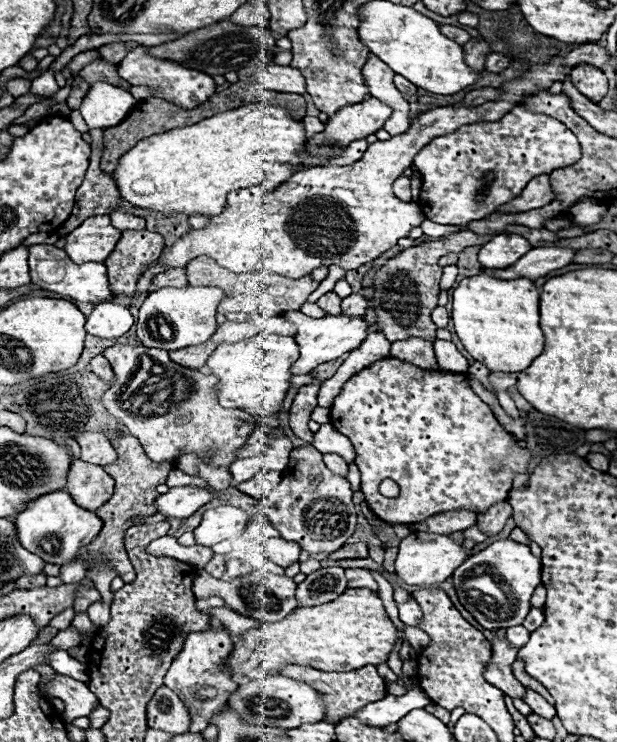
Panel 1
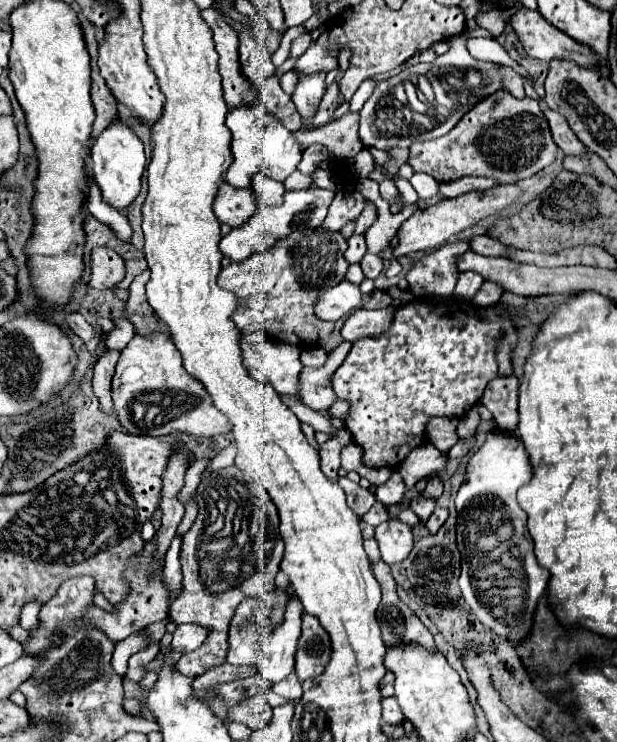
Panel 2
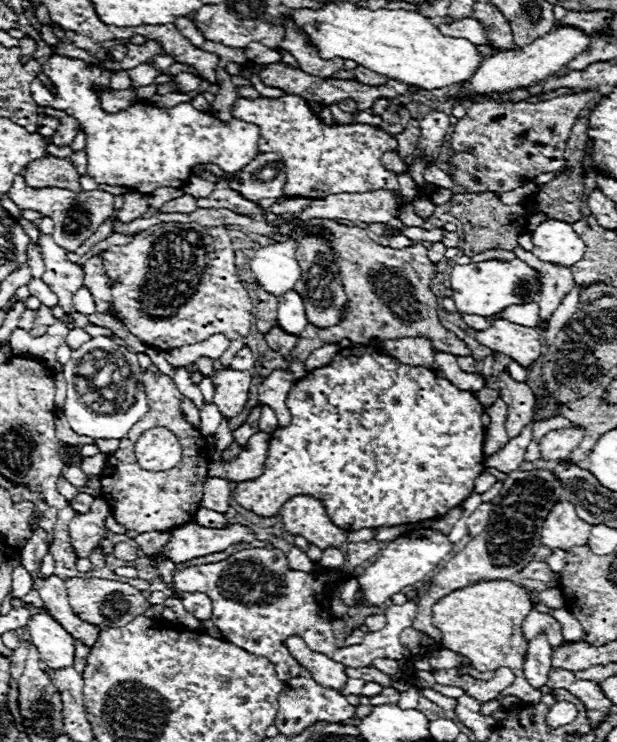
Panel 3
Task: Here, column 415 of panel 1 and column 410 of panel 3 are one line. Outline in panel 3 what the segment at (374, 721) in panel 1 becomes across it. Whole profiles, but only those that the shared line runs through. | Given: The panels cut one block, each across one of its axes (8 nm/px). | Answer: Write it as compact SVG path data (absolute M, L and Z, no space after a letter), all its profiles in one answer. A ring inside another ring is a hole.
M414 688L402 692L400 700L398 700L398 706L400 708L418 708L418 692Z

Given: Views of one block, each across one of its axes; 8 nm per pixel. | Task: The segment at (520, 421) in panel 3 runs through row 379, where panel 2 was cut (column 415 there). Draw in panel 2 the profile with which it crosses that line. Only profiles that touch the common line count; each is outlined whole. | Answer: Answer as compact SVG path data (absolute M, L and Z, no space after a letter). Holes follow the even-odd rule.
M418 496L418 498L414 498L414 500L410 502L410 506L412 506L412 510L418 514L420 522L424 522L424 520L428 520L430 512L434 512L434 508L436 508L436 500L426 498L426 496L424 496L424 498Z

